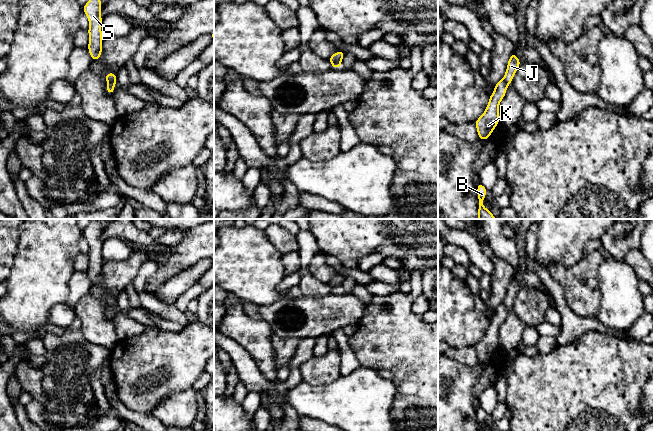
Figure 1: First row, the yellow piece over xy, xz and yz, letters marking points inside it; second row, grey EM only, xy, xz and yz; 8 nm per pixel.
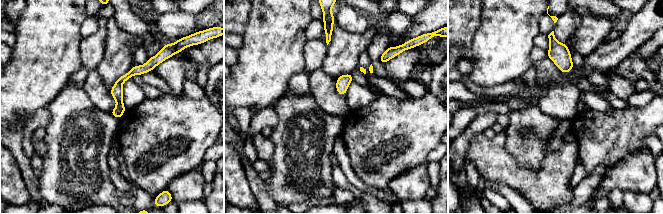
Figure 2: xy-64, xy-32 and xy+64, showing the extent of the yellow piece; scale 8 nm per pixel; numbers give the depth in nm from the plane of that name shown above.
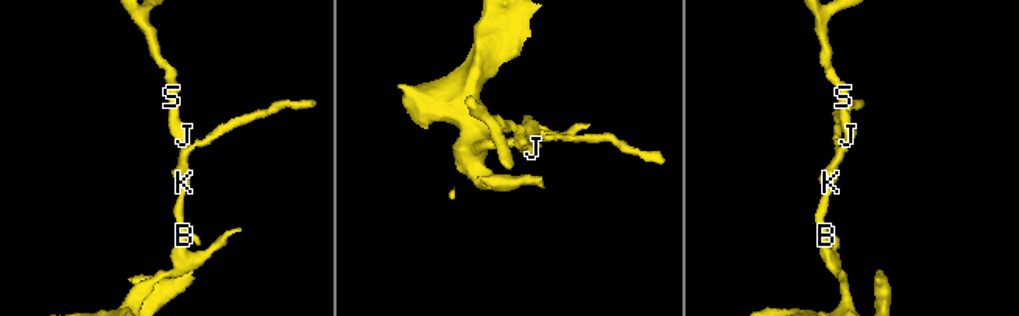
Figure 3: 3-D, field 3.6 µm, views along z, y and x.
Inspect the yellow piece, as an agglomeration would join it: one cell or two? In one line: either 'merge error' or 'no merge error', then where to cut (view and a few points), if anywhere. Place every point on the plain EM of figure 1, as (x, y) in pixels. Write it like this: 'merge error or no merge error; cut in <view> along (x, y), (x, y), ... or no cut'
merge error; cut in xz along (339, 285), (331, 287)

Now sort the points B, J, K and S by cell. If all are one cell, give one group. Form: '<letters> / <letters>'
B K / J S

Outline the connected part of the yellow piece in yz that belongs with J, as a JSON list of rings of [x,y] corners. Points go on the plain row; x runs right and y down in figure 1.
[[[512,276],[508,284],[507,293],[503,302],[506,309],[512,308],[511,305],[514,302],[517,292],[521,289],[521,287],[522,286],[517,282],[516,278]]]

